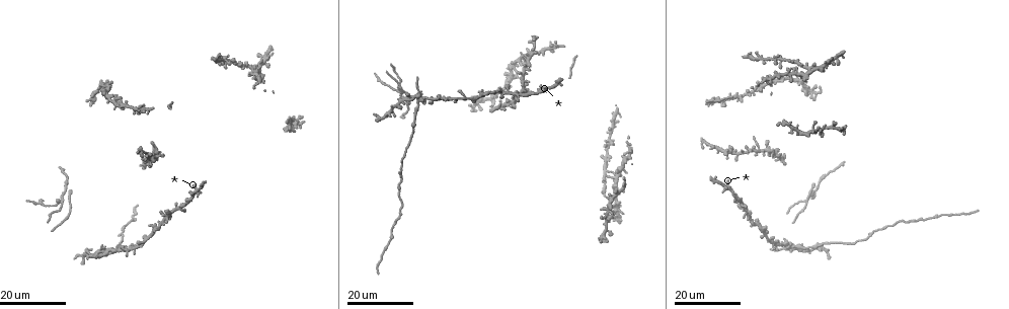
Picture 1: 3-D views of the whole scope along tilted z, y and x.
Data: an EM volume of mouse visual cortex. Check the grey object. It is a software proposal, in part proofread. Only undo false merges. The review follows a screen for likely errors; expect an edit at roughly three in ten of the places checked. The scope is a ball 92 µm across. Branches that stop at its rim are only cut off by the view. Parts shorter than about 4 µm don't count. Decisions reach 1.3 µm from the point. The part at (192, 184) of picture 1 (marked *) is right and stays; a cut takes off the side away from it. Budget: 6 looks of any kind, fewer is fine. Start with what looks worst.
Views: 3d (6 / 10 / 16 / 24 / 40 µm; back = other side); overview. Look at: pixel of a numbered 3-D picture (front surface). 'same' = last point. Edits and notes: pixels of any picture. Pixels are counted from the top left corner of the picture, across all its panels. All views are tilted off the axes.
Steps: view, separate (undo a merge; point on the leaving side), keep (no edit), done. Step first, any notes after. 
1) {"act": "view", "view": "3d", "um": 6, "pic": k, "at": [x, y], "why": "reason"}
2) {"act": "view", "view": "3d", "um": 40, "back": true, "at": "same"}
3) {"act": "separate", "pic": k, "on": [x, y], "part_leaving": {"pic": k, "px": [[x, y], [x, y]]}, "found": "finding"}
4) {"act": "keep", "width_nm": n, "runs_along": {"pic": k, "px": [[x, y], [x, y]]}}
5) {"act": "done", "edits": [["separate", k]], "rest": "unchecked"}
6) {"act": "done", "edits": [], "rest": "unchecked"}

{"act": "view", "view": "3d", "um": 24, "pic": 1, "at": [61, 198]}

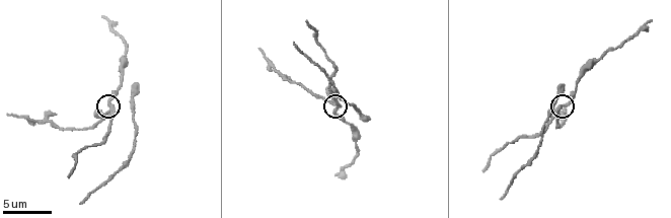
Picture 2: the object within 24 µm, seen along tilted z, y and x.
{"act": "view", "view": "3d", "um": 6, "pic": 2, "at": [107, 113], "why": "closer look"}

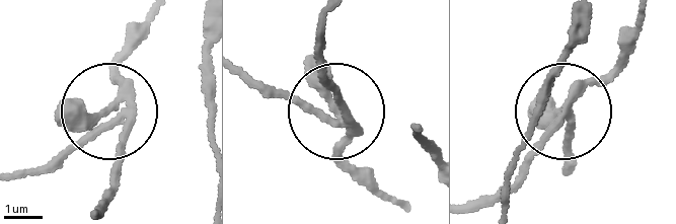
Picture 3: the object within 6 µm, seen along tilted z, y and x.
{"act": "separate", "pic": 3, "on": [77, 147], "arms": 4, "part_leaving": {"pic": 3, "px": [[117, 116], [18, 174]]}, "found": "two cells meet here"}

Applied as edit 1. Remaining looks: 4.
{"act": "view", "view": "3d", "um": 24, "pic": 1, "at": [758, 151], "why": "three arms meet"}

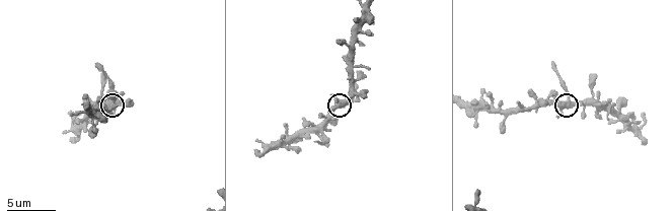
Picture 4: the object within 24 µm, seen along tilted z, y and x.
{"act": "view", "view": "3d", "um": 6, "pic": 4, "at": [567, 103]}

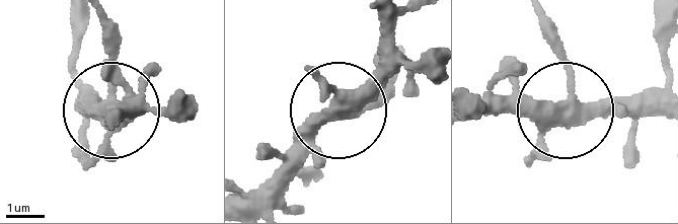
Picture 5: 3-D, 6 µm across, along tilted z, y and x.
{"act": "separate", "pic": 5, "on": [110, 44], "arms": 3, "part_leaving": {"pic": 5, "px": [[116, 94], [104, 21]]}, "found": "a second cell is stuck on"}

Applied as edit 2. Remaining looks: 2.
{"act": "view", "view": "3d", "um": 16, "pic": 1, "at": [417, 96], "why": "four or more arms meet"}

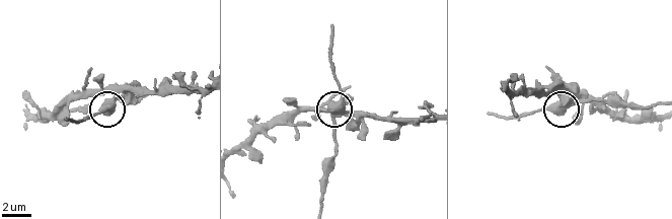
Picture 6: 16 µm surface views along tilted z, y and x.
{"act": "view", "view": "3d", "um": 10, "pic": 6, "at": [104, 103]}

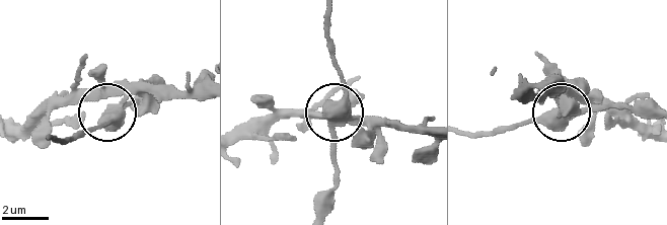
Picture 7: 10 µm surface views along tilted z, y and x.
{"act": "keep", "width_nm": 450, "runs_along": {"pic": 7, "px": [[202, 84], [141, 88], [109, 107], [95, 99], [47, 98]]}, "found": "continuous, no second cell"}

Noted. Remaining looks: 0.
{"act": "done", "edits": [["separate", 3], ["separate", 5]], "rest": "unchecked"}

